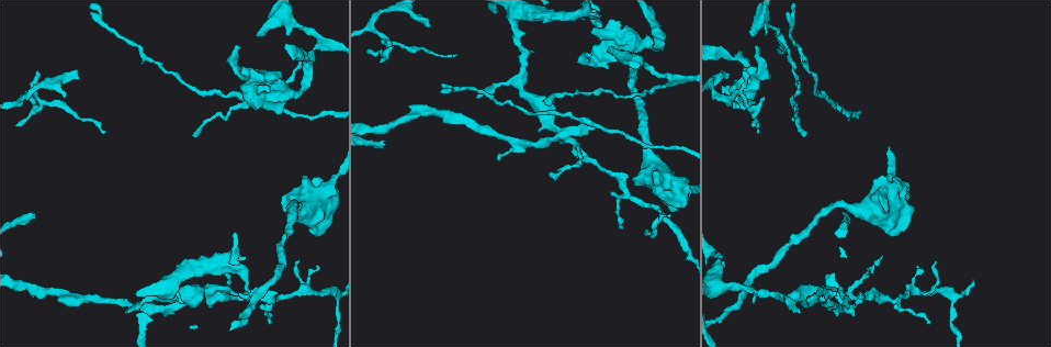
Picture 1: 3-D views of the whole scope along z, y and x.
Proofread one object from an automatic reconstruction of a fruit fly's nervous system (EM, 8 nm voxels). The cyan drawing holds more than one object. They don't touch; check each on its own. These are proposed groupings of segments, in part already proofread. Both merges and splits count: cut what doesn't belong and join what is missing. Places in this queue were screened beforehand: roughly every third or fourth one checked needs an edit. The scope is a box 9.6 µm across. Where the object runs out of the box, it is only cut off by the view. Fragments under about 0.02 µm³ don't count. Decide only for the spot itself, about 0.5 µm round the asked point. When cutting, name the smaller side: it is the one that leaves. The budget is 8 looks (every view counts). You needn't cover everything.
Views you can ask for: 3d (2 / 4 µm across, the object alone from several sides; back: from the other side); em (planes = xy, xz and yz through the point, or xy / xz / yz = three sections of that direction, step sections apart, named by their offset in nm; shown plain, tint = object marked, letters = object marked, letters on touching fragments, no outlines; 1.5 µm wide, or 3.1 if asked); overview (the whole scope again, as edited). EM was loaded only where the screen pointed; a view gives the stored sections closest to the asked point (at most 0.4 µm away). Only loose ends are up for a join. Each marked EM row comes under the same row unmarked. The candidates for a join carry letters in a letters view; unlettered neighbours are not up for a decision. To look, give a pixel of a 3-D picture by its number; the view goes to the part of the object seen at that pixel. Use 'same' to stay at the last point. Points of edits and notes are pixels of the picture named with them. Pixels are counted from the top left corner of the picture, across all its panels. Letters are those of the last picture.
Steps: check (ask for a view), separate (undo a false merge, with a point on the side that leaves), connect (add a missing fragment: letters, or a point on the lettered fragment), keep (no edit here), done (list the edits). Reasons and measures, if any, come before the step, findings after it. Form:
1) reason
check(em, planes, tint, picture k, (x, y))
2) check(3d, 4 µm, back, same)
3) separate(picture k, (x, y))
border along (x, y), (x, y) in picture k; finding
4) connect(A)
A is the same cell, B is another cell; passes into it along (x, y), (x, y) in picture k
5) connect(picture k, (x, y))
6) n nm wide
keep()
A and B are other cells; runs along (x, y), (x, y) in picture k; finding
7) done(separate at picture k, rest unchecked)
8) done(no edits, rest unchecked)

free end
check(em, planes, tint, picture 1, (754, 35))

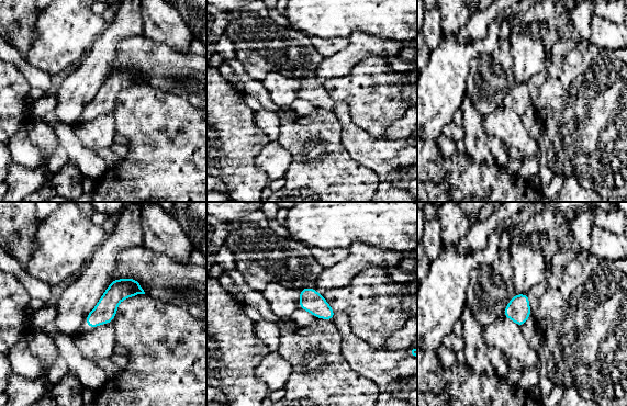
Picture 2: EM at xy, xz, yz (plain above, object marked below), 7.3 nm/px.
check(em, planes, letters, same)

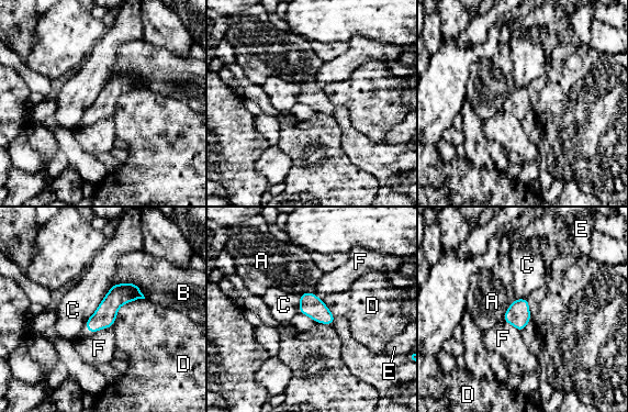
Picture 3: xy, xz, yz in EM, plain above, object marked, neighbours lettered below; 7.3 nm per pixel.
keep()
A, B, C, D, E and F are other cells; runs along (133, 286), (91, 325), (88, 325) in picture 3; no lettered fragment goes on from it

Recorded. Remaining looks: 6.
an open end
check(3d, 4 µm, back, picture 1, (727, 75))

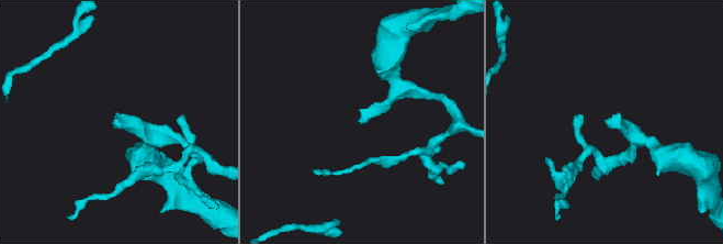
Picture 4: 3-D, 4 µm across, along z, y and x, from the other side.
shape alone is not enough
check(em, planes, letters, picture 4, (115, 117))

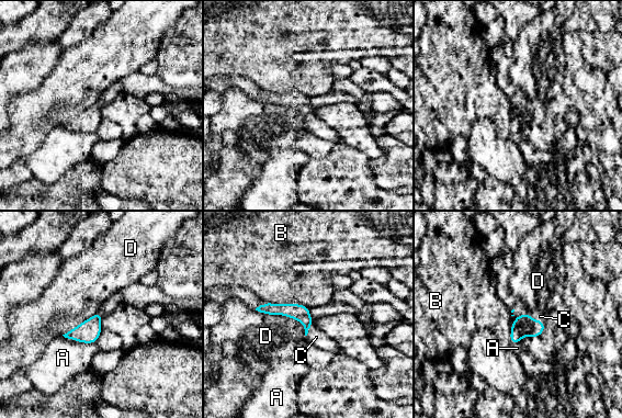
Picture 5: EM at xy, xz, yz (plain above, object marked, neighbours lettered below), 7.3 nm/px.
connect(C)
C is the same cell, A, B and D are other cells; passes into it along (524, 326), (535, 319), (540, 316) in picture 5; the neuron continues

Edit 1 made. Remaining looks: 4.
redraw
check(overview)

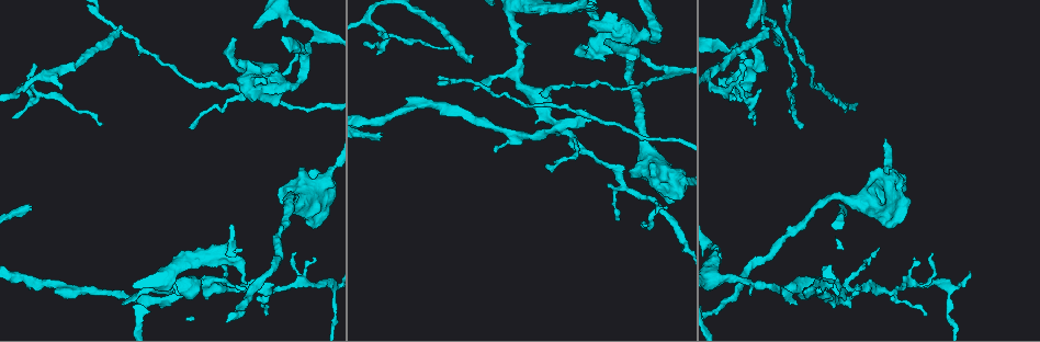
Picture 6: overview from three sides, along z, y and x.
an open end
check(em, planes, letters, picture 6, (802, 128))

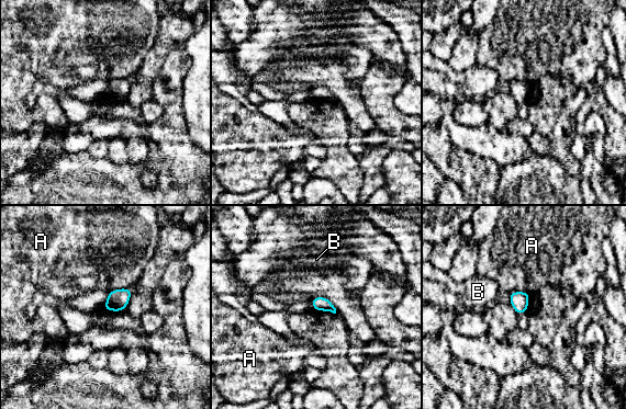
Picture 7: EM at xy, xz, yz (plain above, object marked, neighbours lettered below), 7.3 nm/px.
keep()
A and B are other cells; border along (131, 287), (114, 288), (108, 293) in picture 7; no lettered fragment goes on from it

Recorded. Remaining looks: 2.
done(connect at picture 5, rest unchecked)

